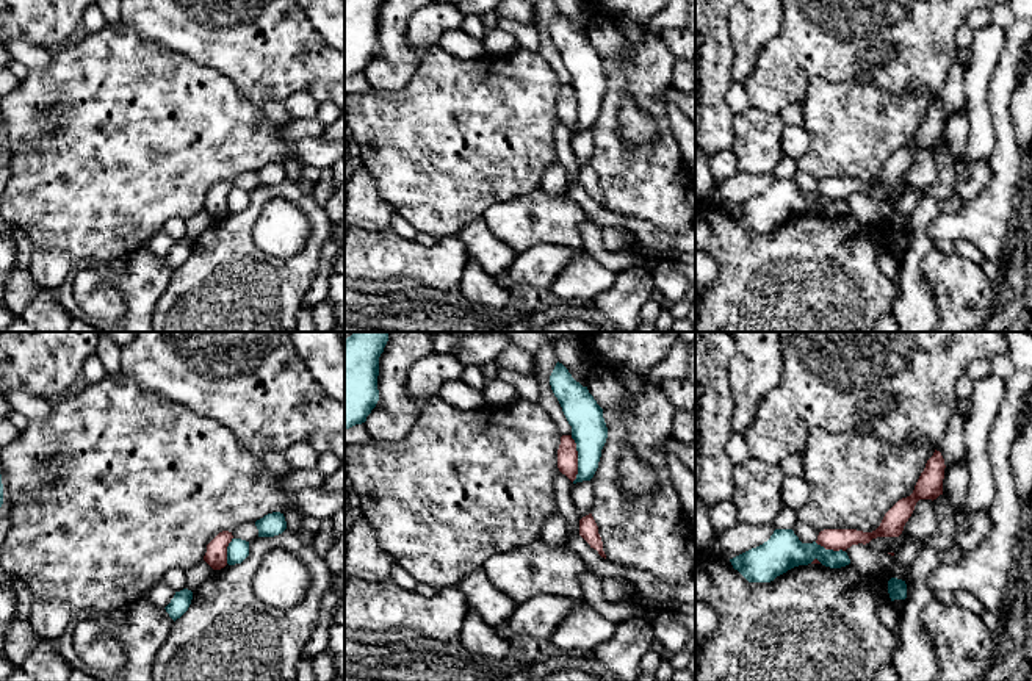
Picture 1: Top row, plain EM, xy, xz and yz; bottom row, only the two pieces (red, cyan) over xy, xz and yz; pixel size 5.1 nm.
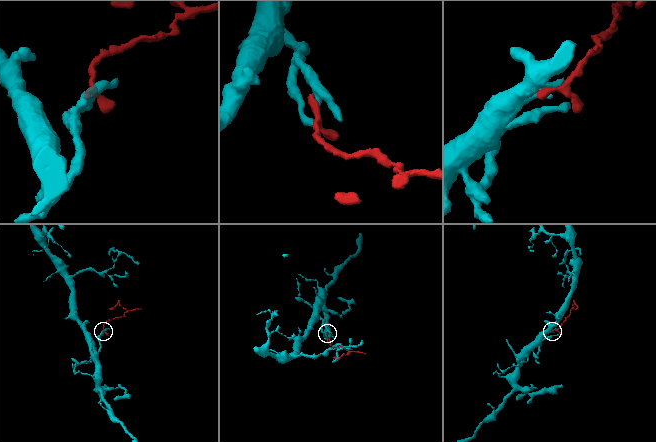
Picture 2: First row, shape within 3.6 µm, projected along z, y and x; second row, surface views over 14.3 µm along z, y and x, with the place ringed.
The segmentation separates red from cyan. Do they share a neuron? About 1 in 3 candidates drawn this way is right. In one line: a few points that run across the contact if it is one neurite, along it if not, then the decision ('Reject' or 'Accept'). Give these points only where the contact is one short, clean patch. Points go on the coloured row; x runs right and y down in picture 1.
Line: xz (570, 435), (577, 451), (577, 478), (573, 481). Reject

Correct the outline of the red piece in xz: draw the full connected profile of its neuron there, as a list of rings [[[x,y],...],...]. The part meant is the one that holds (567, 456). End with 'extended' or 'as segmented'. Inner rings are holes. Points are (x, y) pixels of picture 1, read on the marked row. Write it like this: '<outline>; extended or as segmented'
[[[562,435],[561,445],[557,449],[557,468],[565,474],[572,482],[578,474],[578,451],[576,443],[572,435]]]; as segmented

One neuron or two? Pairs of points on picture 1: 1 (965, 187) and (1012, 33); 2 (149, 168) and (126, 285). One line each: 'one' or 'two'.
1: two
2: two

